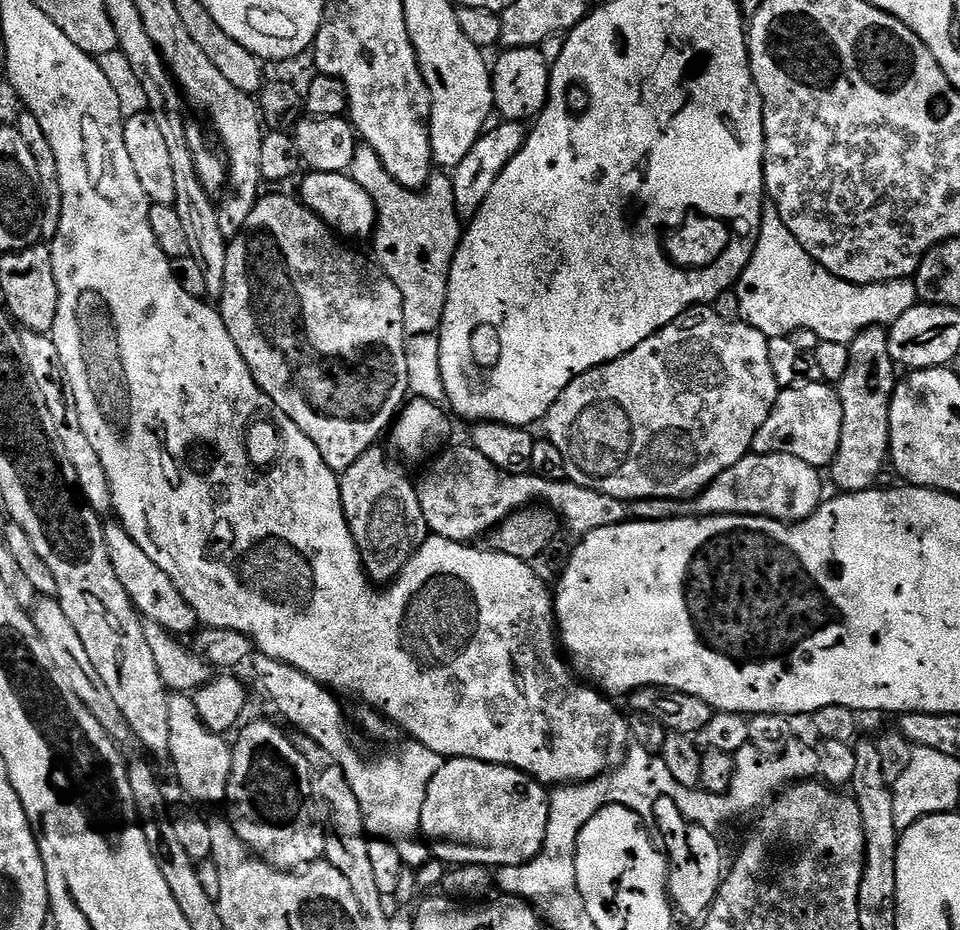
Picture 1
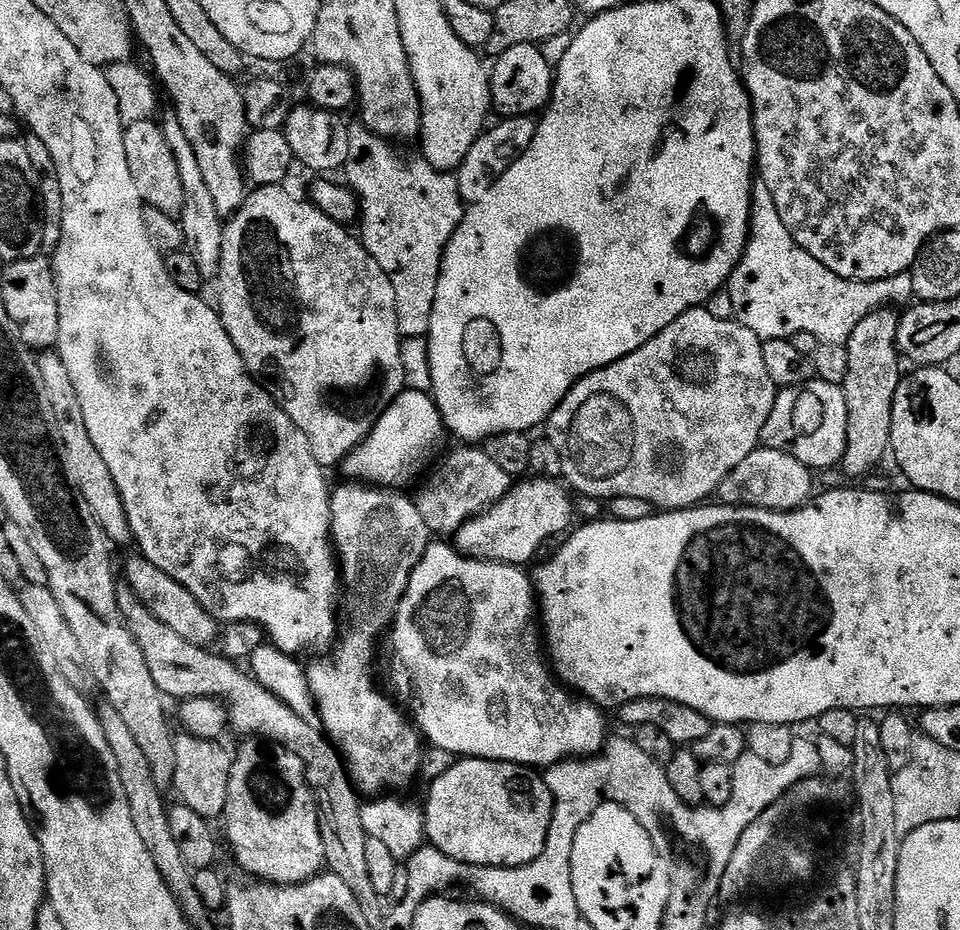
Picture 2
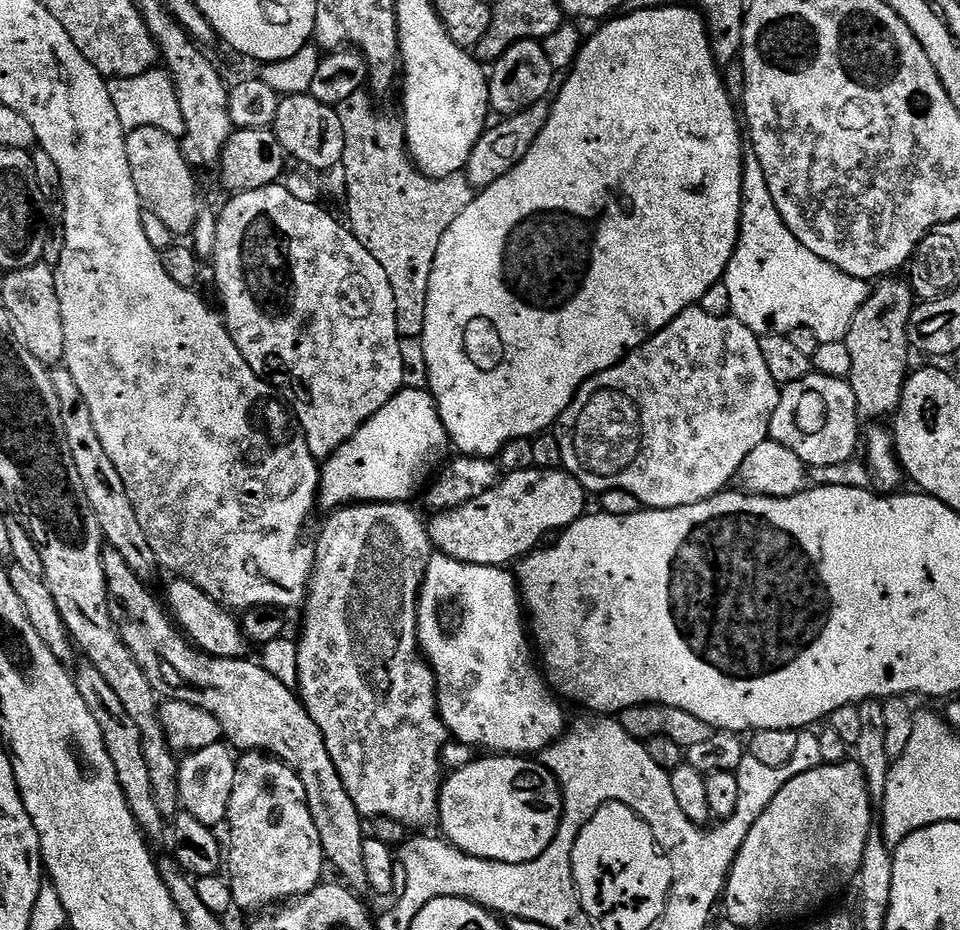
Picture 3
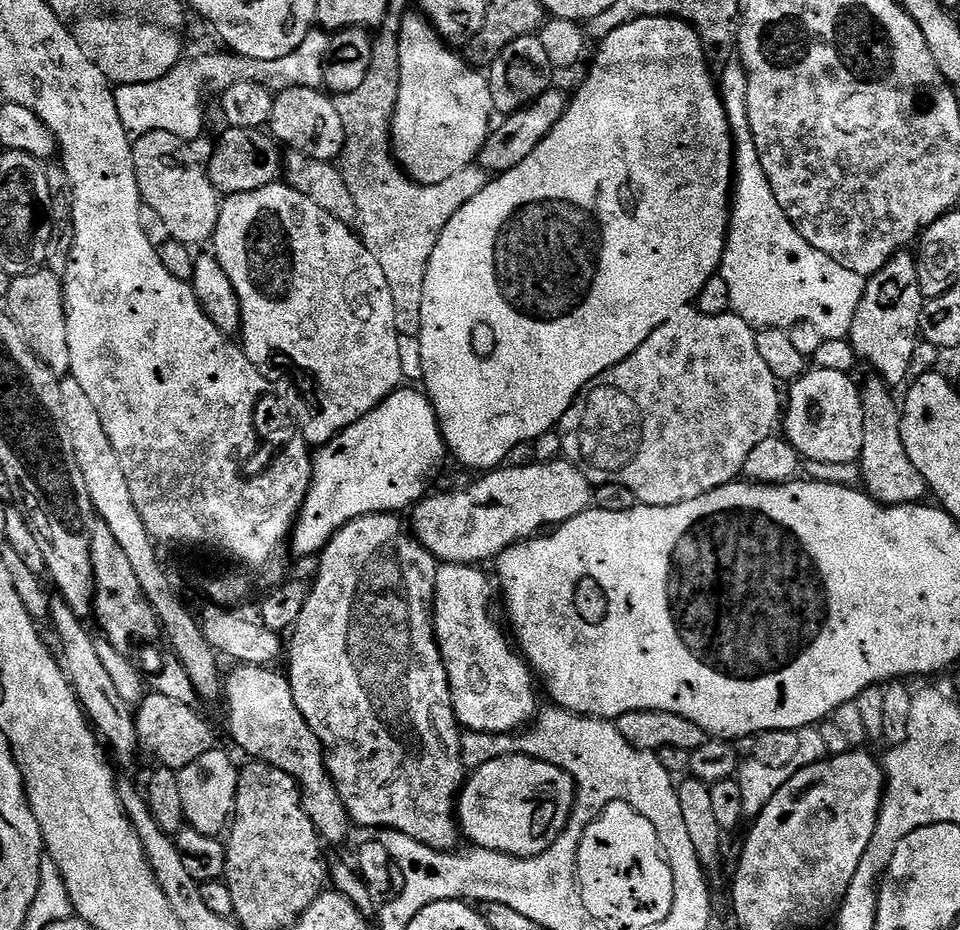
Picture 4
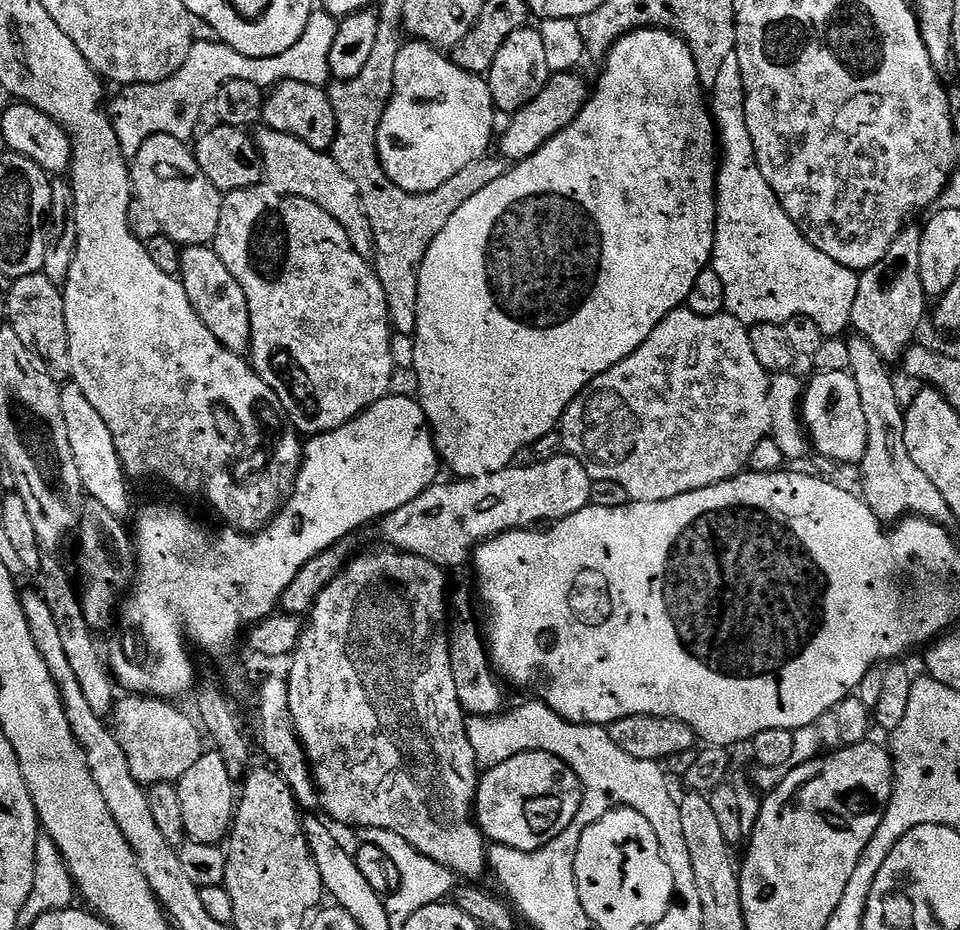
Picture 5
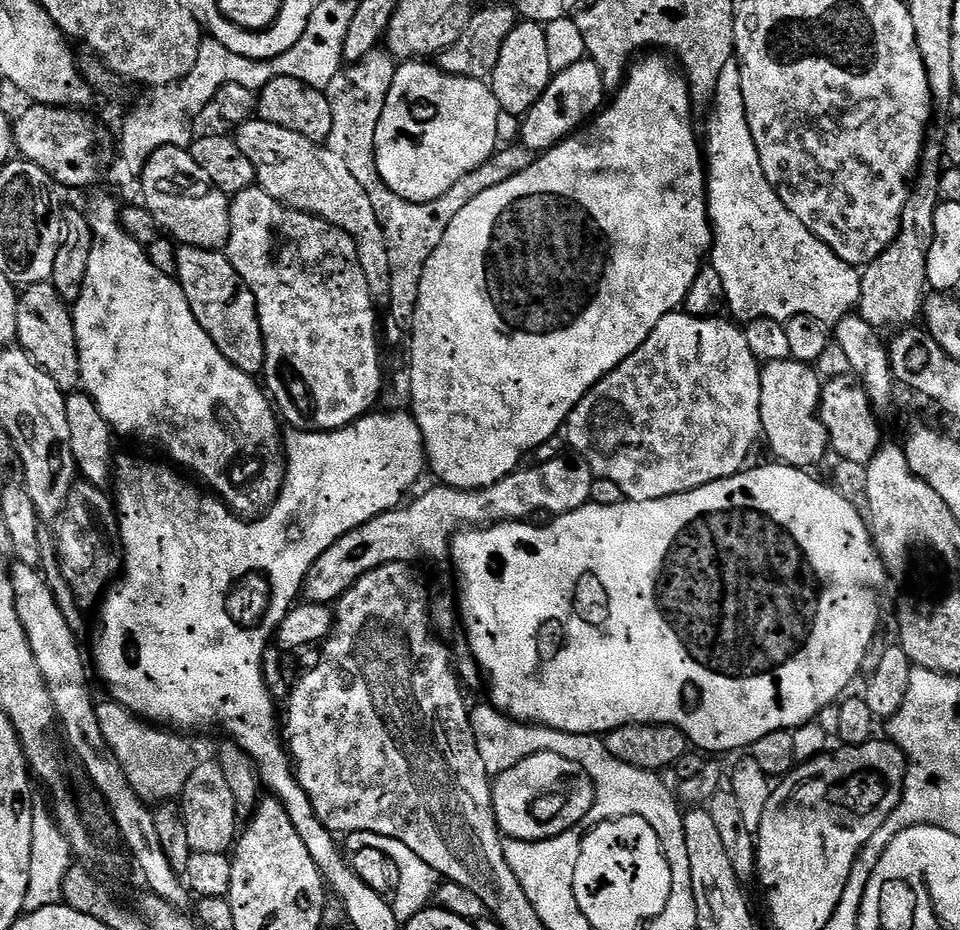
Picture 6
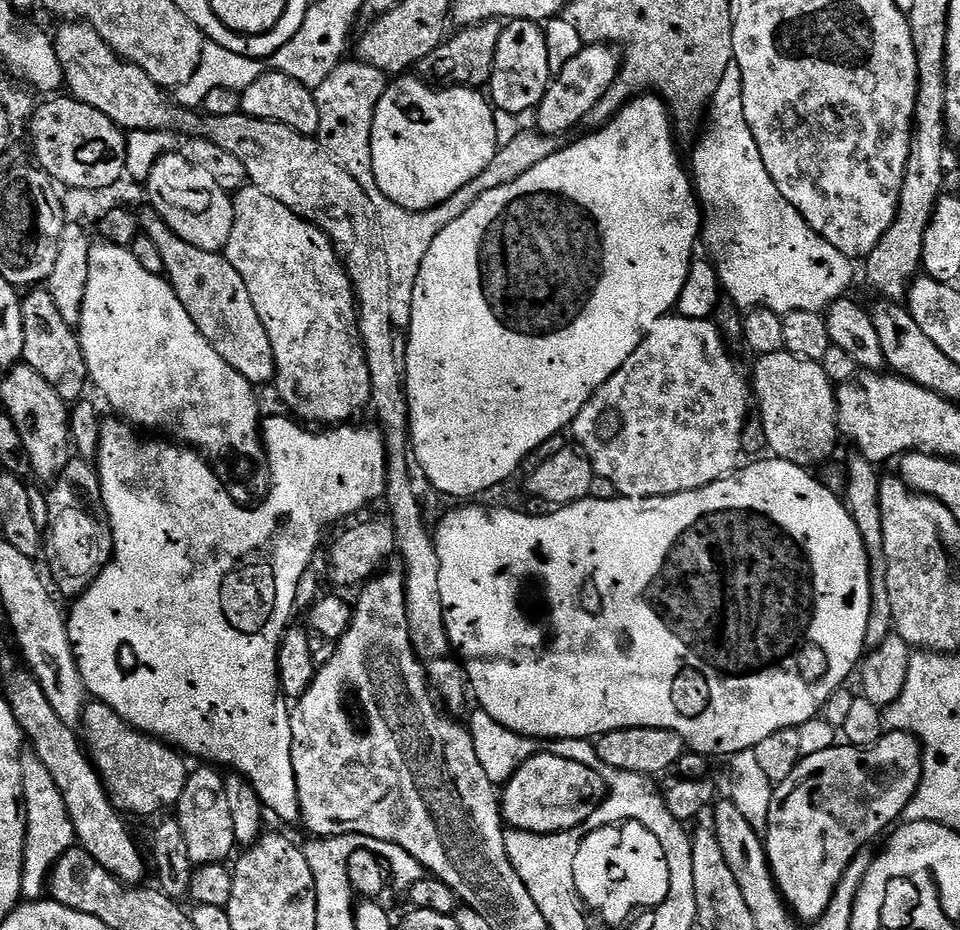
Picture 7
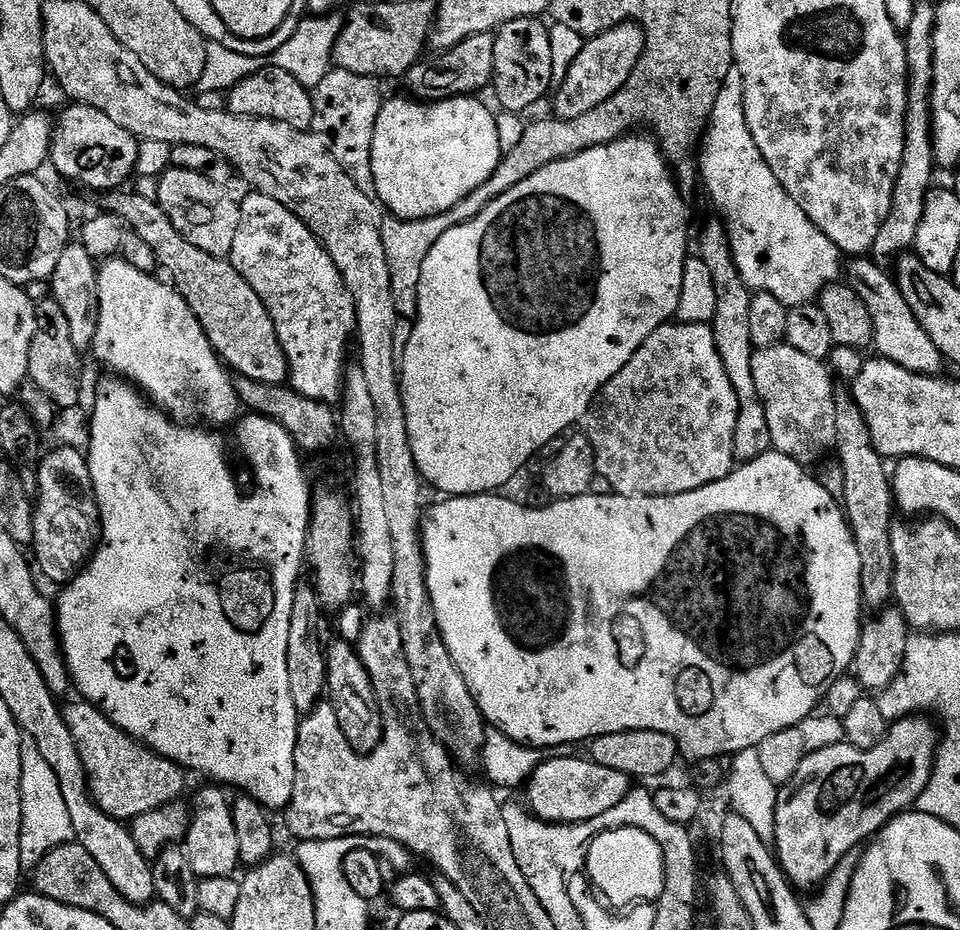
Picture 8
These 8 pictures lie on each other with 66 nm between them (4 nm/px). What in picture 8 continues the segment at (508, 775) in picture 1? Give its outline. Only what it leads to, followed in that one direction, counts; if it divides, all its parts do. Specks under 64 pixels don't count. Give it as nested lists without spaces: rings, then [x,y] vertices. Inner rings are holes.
[[[579,755],[554,758],[537,766],[526,783],[528,790],[527,807],[537,820],[545,820],[547,824],[581,824],[587,820],[598,818],[598,814],[606,814],[606,810],[614,810],[618,802],[628,797],[634,787],[633,777],[622,774],[622,770],[609,770],[606,766],[598,766],[591,758],[580,760]]]

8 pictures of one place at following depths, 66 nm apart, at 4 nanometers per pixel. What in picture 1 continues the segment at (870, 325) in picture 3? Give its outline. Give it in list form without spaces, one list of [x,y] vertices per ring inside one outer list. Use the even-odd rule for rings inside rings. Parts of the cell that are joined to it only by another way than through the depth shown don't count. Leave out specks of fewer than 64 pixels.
[[[877,326],[874,328],[863,328],[860,333],[848,345],[849,368],[846,374],[838,383],[840,401],[842,402],[842,438],[838,442],[838,454],[832,459],[830,473],[832,480],[837,484],[841,493],[865,492],[873,487],[883,470],[884,464],[889,463],[890,449],[890,406],[892,395],[898,383],[898,365],[890,356],[890,349],[887,345],[888,328]]]

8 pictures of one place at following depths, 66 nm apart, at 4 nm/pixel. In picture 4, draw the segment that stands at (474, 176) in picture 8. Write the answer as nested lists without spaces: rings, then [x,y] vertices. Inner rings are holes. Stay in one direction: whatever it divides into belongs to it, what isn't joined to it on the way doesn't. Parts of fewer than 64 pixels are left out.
[[[419,14],[401,19],[398,62],[400,89],[392,119],[391,153],[417,184],[446,182],[450,174],[469,167],[488,141],[494,109],[487,75],[445,44]]]

